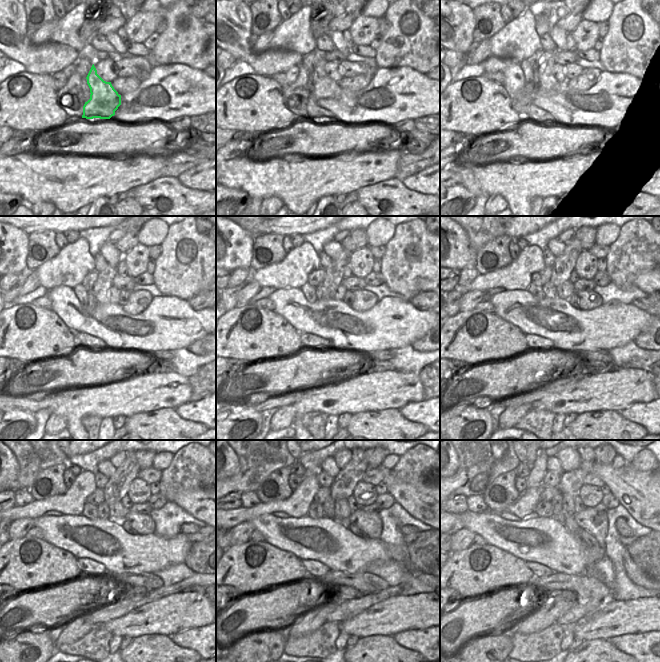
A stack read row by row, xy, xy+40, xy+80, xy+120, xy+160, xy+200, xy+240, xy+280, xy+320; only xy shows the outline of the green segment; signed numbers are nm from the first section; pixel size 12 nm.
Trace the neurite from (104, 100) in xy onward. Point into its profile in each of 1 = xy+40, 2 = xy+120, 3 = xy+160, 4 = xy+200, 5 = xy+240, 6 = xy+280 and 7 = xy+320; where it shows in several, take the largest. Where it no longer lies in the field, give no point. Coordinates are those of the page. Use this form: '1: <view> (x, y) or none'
1: xy+40 (323, 86)
2: xy+120 (105, 278)
3: xy+160 (334, 273)
4: xy+200 (564, 264)
5: xy+240 (118, 485)
6: xy+280 (344, 483)
7: xy+320 (571, 481)

